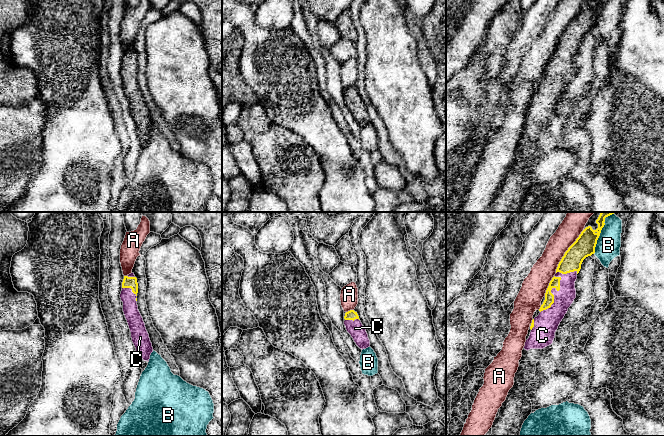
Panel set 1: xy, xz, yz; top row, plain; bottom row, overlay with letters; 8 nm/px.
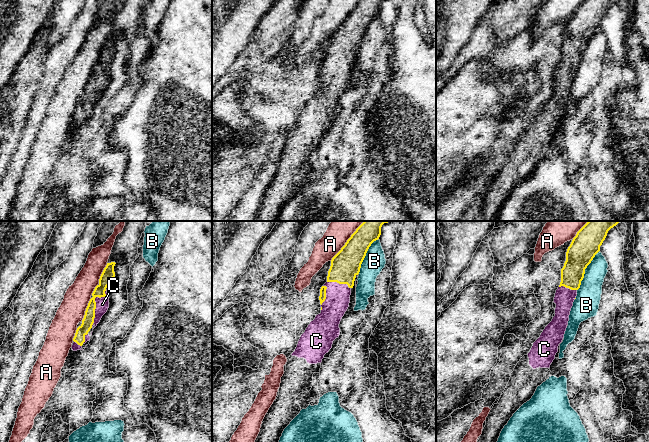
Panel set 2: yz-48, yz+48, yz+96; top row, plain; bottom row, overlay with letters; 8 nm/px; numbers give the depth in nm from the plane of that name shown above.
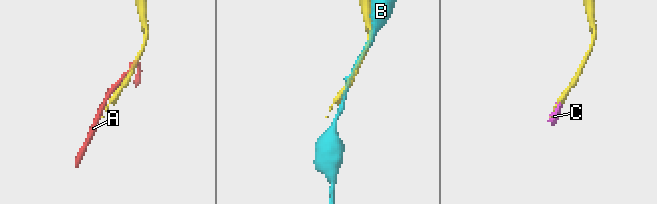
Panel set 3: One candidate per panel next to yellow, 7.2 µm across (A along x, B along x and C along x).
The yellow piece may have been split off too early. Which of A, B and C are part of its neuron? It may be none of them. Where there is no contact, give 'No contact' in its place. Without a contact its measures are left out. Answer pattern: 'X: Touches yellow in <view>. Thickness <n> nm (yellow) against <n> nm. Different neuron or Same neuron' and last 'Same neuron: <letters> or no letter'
A: Touches yellow in yz. Thickness 170 nm (yellow) against 180 nm. Different neuron
B: Touches yellow in yz. Thickness 170 nm (yellow) against 190 nm. Different neuron
C: Touches yellow in yz. Thickness 80 nm (yellow) against 190 nm. Same neuron
Same neuron: C

